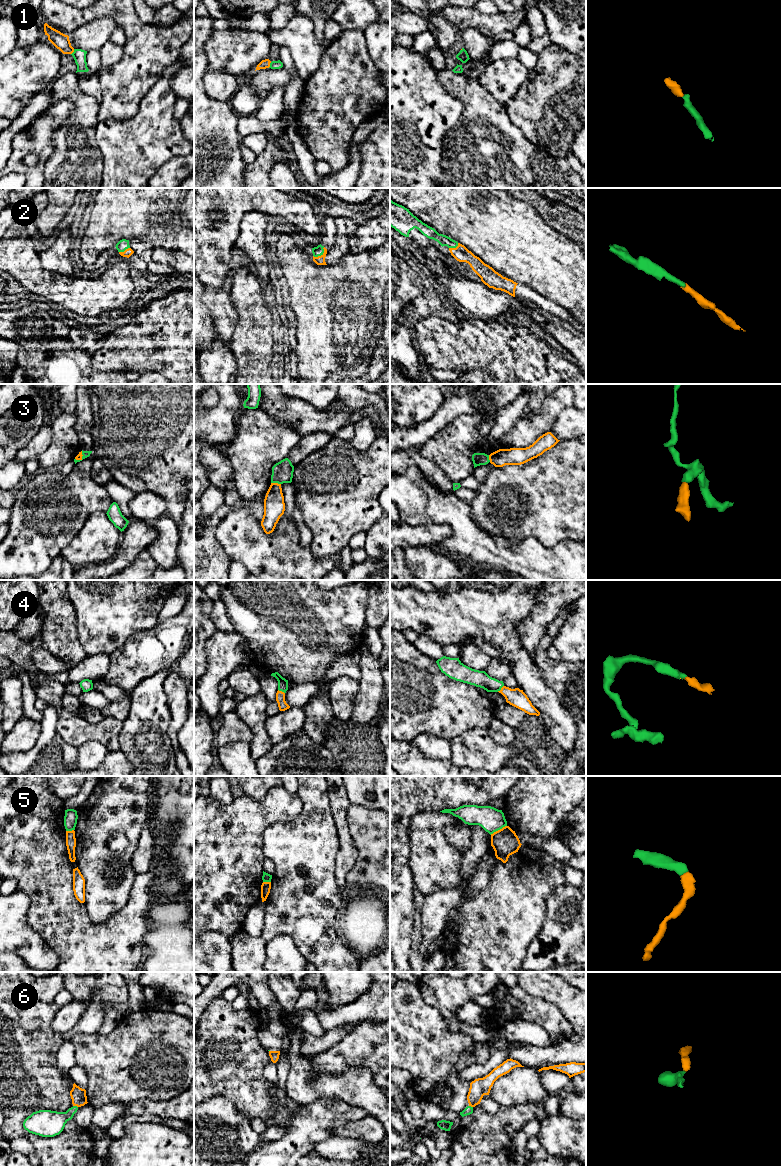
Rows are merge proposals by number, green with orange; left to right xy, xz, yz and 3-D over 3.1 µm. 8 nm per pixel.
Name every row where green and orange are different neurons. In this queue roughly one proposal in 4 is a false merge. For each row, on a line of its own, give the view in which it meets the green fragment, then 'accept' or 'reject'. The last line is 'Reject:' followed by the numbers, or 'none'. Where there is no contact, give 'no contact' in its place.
1: contact in xz; accept
2: contact in xz; accept
3: contact in xz; accept
4: contact in yz; accept
5: contact in yz; accept
6: contact in xy; accept
Reject: none

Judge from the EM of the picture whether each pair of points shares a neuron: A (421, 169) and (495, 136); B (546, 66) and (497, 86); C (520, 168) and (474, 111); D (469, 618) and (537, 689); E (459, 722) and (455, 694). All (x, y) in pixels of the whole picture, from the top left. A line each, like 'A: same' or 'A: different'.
A: different
B: different
C: same
D: same
E: same

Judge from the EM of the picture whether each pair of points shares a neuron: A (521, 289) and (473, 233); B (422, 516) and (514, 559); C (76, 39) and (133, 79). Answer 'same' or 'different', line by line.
A: different
B: same
C: different

